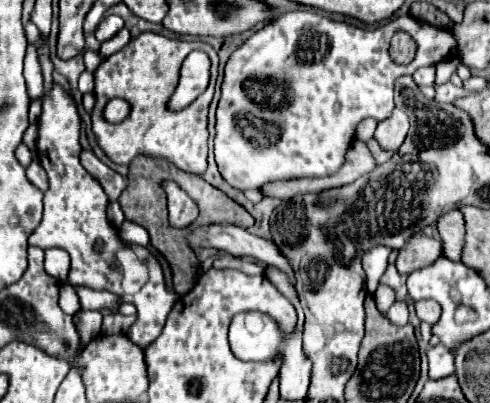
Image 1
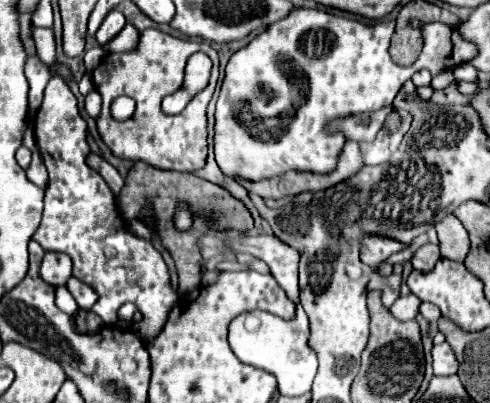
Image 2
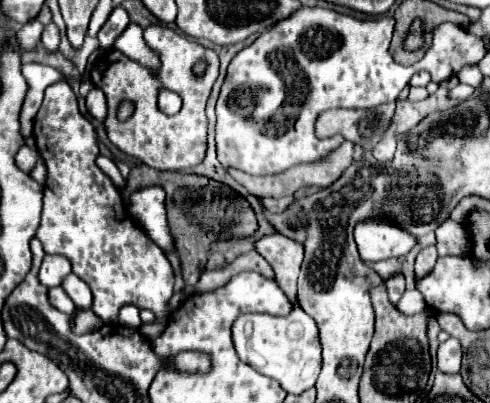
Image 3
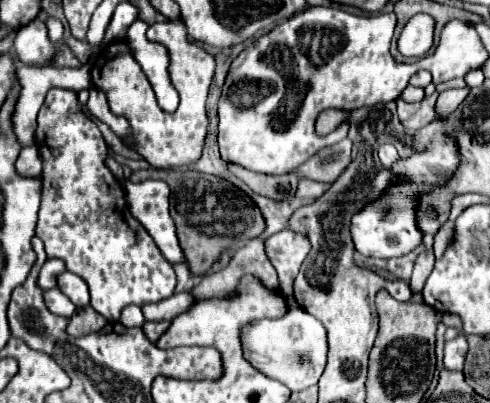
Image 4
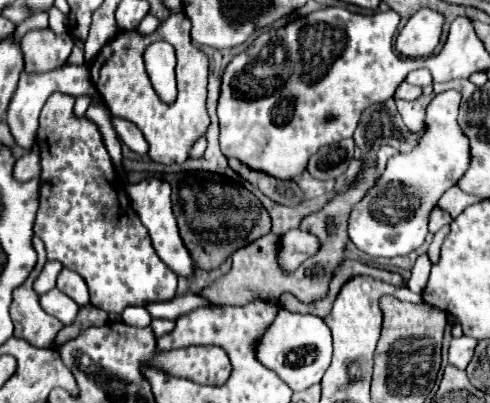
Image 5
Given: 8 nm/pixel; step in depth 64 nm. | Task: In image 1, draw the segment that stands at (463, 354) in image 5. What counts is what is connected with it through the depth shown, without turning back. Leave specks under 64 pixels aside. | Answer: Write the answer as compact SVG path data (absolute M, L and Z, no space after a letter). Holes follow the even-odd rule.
M444 344L432 346L428 350L428 366L430 366L430 378L446 378L450 374L454 374L454 356L448 348L444 348Z

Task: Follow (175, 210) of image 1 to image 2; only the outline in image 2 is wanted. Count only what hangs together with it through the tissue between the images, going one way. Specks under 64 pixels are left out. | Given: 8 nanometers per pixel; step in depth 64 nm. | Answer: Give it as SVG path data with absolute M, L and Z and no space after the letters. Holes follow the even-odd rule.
M180 206L178 212L176 212L176 220L174 222L176 222L176 226L180 230L188 230L192 226L192 214L190 214L190 210L186 210L184 206Z

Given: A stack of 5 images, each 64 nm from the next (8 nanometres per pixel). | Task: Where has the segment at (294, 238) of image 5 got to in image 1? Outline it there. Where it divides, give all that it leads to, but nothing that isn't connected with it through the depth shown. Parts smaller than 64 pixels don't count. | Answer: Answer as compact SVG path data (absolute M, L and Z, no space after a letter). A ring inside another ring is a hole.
M212 224L212 226L208 226L208 240L204 242L204 246L214 246L222 252L232 254L232 256L256 258L256 260L264 262L266 266L282 270L288 276L290 284L296 286L292 266L288 264L288 258L284 258L284 254L276 248L274 240L254 236L240 226Z

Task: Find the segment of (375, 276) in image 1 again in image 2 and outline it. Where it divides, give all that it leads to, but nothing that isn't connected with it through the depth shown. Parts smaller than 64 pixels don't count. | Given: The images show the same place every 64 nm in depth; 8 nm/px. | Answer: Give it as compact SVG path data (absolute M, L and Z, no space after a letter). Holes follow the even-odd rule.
M364 234L362 242L360 242L360 260L368 266L376 266L382 260L386 260L390 254L402 252L408 246L410 244L398 242L398 240L386 238L386 236L368 236L368 234Z

